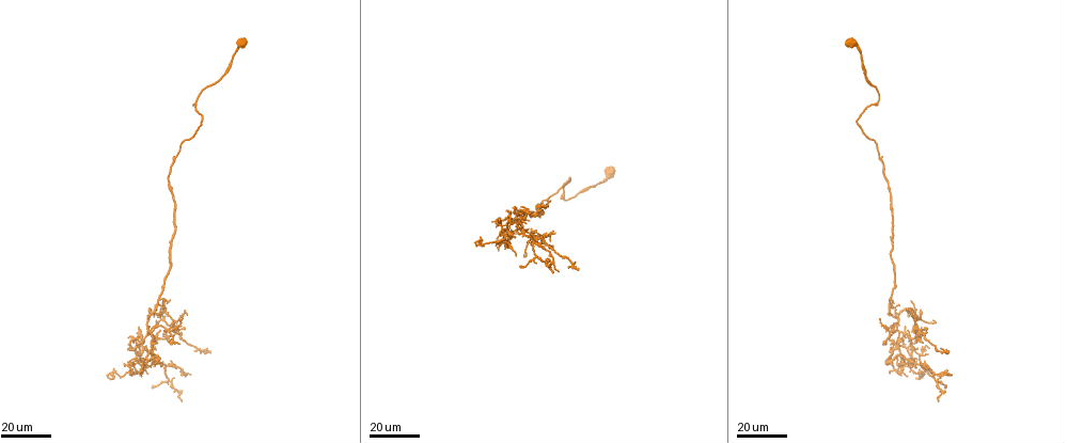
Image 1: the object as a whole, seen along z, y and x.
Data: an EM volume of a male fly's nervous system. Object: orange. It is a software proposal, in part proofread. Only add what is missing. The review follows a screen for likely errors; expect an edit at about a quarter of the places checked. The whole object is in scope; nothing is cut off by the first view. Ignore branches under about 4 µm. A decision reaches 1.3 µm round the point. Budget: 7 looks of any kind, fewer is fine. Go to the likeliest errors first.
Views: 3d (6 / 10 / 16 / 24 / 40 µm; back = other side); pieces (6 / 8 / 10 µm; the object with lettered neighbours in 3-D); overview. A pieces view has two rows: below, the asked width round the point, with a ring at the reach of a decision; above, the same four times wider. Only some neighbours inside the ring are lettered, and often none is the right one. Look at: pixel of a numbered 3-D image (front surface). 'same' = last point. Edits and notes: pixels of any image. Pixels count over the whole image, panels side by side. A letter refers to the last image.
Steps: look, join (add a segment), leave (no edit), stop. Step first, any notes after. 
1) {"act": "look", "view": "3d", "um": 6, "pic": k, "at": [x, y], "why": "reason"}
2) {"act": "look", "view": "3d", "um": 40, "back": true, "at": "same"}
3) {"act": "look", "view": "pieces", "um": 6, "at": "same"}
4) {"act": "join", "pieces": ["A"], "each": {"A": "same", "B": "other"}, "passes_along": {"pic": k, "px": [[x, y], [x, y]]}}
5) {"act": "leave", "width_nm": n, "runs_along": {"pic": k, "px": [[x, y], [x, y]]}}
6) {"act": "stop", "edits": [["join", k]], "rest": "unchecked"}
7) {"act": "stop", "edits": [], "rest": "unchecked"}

{"act": "look", "view": "3d", "um": 16, "pic": 1, "at": [900, 376], "why": "an open end"}

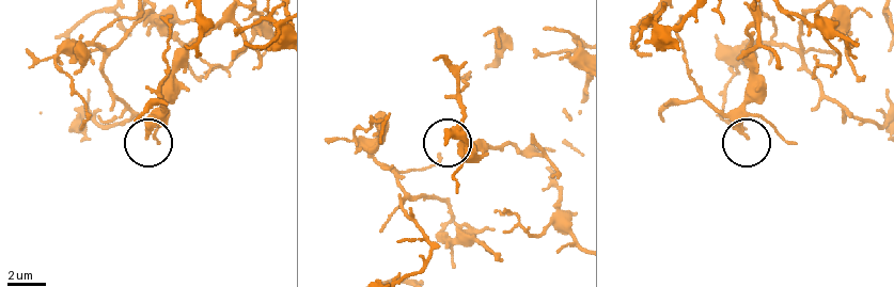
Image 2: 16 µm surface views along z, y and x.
{"act": "look", "view": "pieces", "um": 10, "pic": 2, "at": [447, 144]}

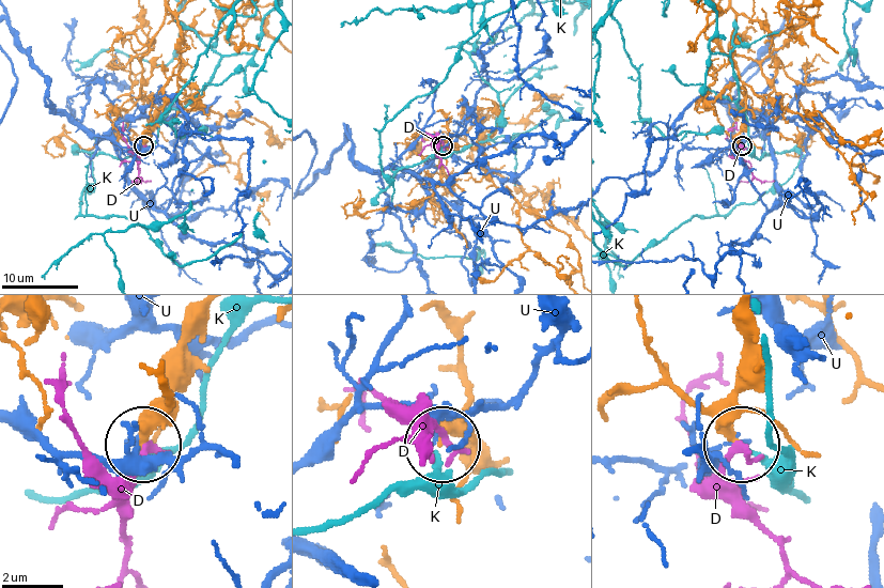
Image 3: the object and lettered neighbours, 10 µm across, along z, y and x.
{"act": "leave", "width_nm": 230, "each": {"D": "other", "K": "other", "U": "other"}, "runs_along": {"pic": 3, "px": [[742, 312], [742, 381], [731, 419], [739, 439]]}, "found": "none of them fits"}

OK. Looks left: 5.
{"act": "look", "view": "3d", "um": 24, "pic": 1, "at": [153, 366], "why": "branch stops here"}

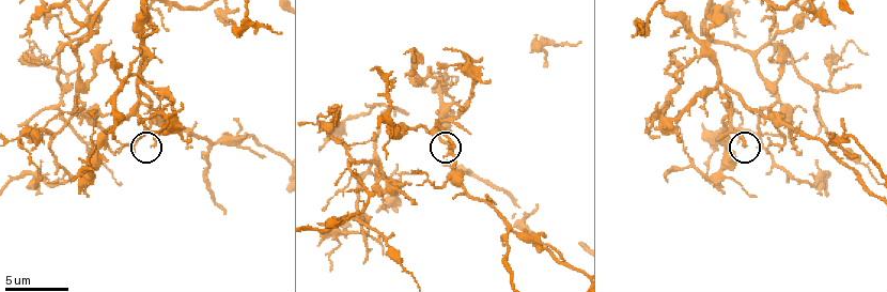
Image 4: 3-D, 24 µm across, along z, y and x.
{"act": "look", "view": "pieces", "um": 10, "pic": 4, "at": [746, 142]}

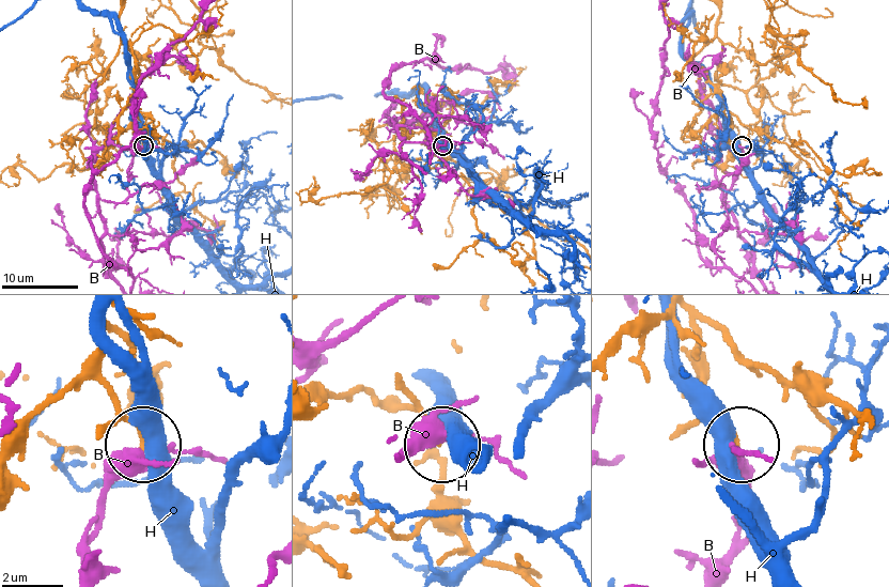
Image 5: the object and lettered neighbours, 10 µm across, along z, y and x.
{"act": "leave", "width_nm": 180, "each": {"B": "other", "H": "other"}, "found": "no lettered segment goes on from it"}

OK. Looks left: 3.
{"act": "look", "view": "3d", "um": 24, "pic": 1, "at": [895, 321]}

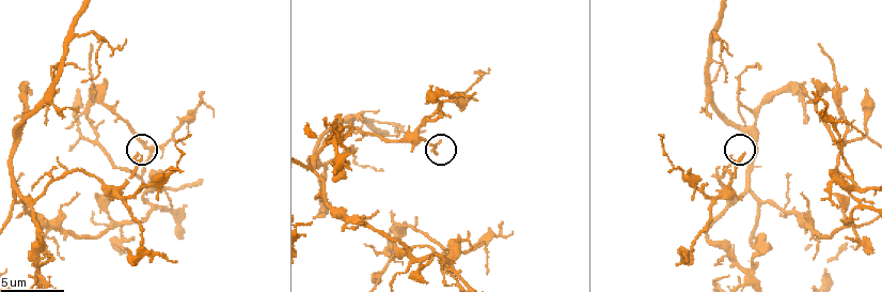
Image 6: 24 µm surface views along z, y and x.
{"act": "look", "view": "pieces", "um": 10, "pic": 6, "at": [744, 152], "why": "see the neighbours"}

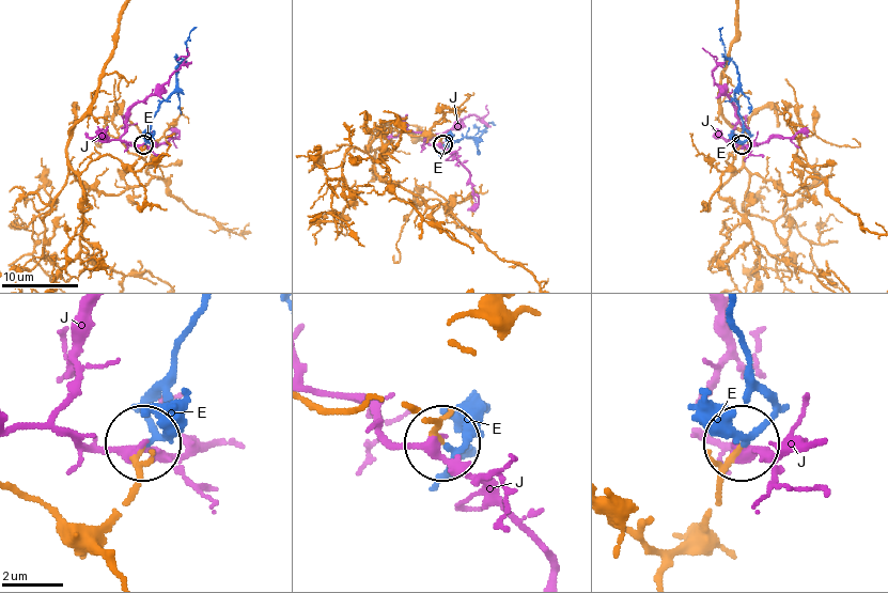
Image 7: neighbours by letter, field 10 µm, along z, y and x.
{"act": "join", "pieces": ["E"], "each": {"E": "same", "J": "other"}, "passes_along": {"pic": 7, "px": [[705, 523], [720, 495], [723, 464], [774, 403], [728, 311]]}, "found": "the neuron continues"}

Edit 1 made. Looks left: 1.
{"act": "stop", "edits": [["join", 7]], "rest": "unchecked"}

